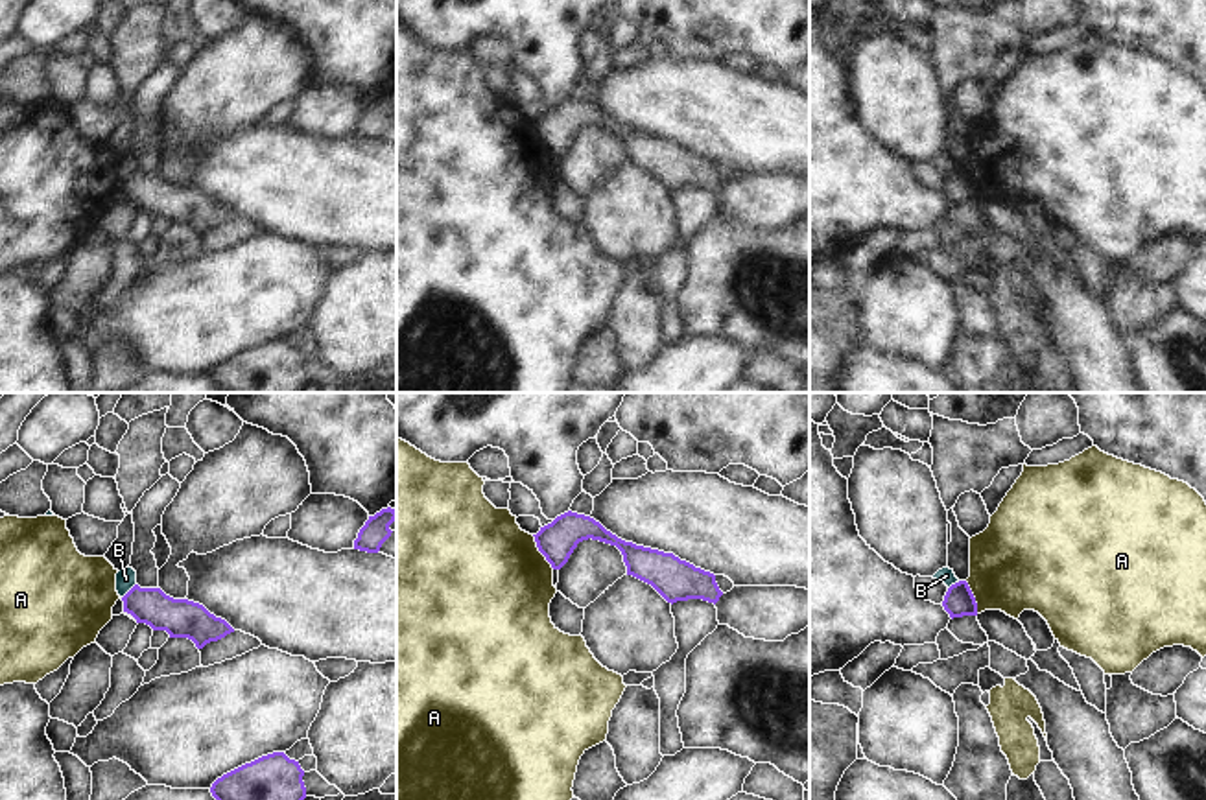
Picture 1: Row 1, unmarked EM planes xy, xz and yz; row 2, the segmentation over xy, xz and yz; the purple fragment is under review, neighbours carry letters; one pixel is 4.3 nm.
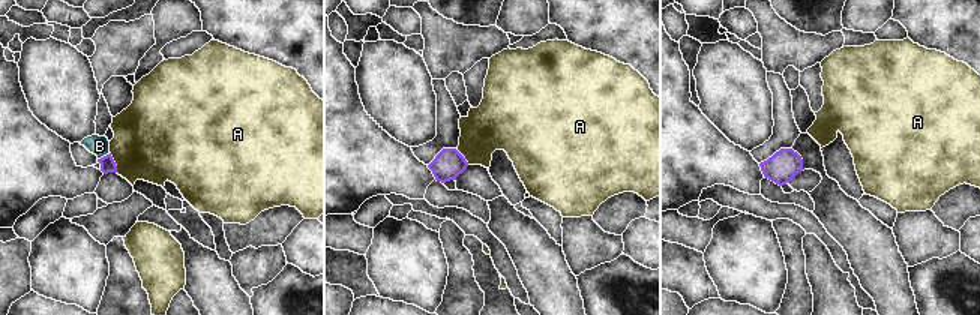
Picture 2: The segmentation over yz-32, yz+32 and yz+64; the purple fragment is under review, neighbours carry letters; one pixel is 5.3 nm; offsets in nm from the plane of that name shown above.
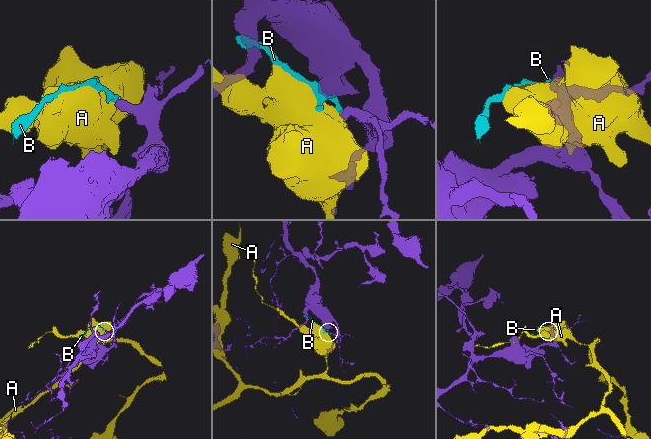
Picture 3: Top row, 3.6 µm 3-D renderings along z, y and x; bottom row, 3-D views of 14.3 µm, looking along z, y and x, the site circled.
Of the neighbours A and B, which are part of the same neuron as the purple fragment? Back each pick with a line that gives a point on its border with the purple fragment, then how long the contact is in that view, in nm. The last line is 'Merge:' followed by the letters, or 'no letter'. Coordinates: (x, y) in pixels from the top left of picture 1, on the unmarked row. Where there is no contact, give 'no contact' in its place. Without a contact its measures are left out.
Merge: no letter

